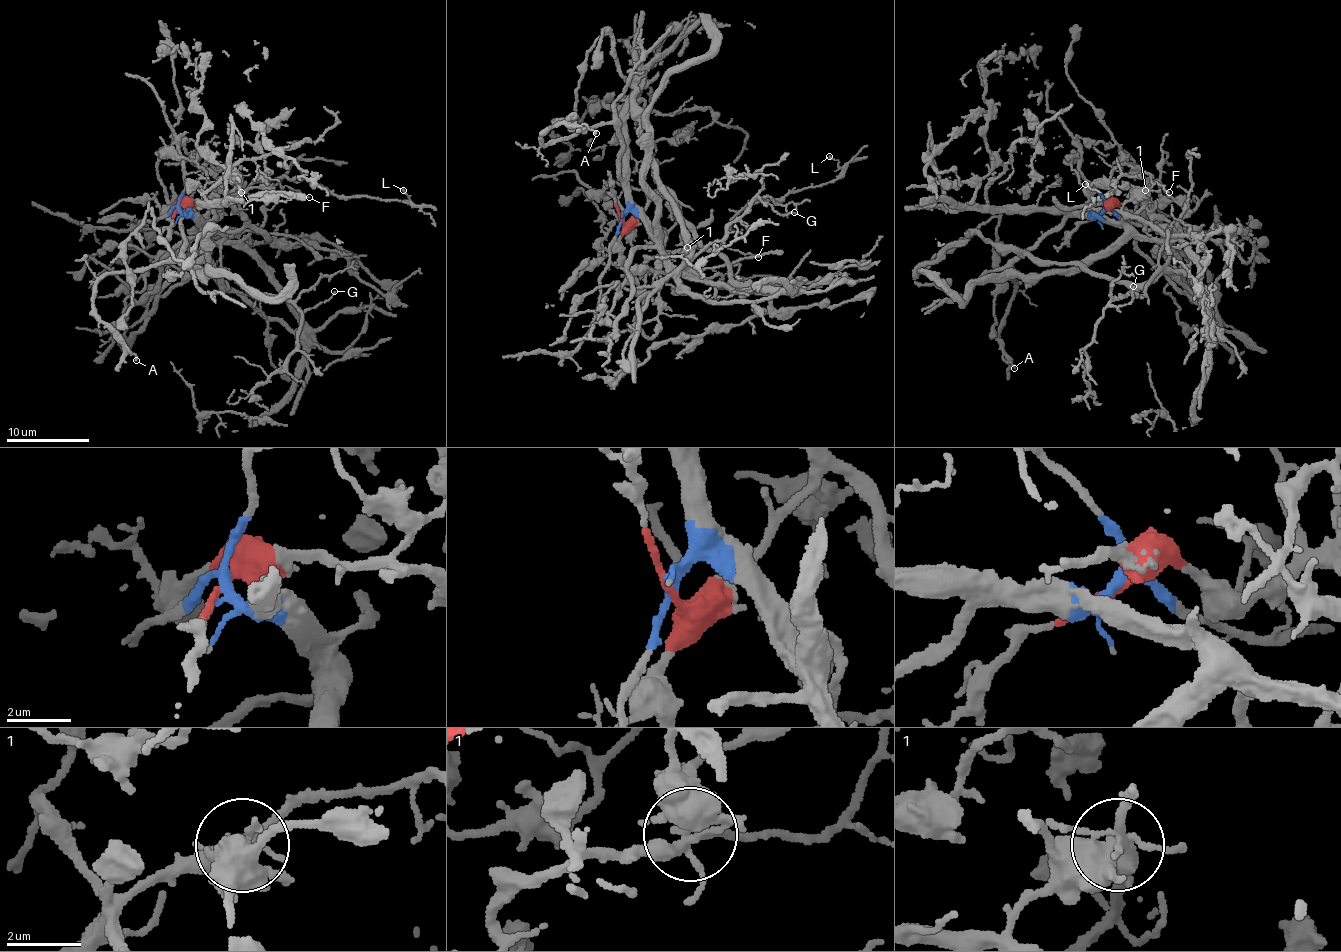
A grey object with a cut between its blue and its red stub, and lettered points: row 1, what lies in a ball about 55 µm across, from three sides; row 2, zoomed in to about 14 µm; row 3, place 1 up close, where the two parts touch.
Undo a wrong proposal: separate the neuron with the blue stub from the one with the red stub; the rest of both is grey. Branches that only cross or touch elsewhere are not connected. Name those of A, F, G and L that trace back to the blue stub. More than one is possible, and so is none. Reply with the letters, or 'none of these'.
A, F, G, L

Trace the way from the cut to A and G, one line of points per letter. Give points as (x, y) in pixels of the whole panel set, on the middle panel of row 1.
A: (621, 219), (623, 138), (612, 123), (542, 143), (559, 124), (597, 134)
G: (621, 219), (632, 213), (644, 223), (659, 252), (679, 268), (723, 237), (758, 197), (781, 214), (794, 213)

